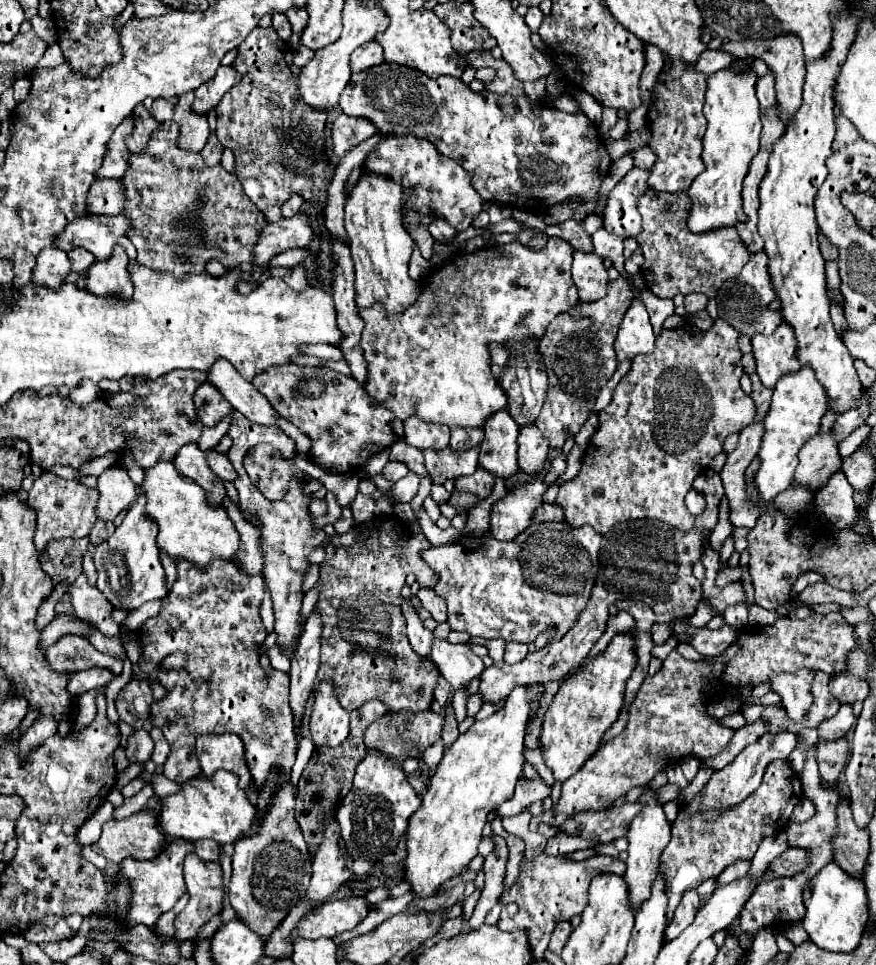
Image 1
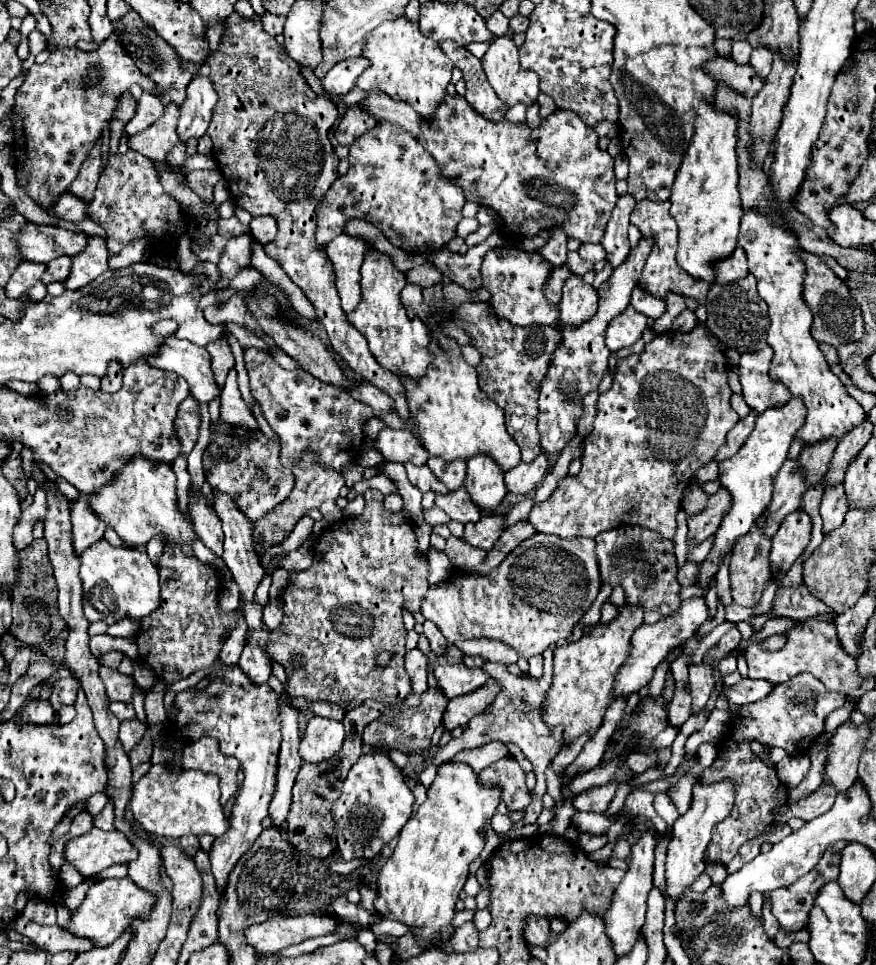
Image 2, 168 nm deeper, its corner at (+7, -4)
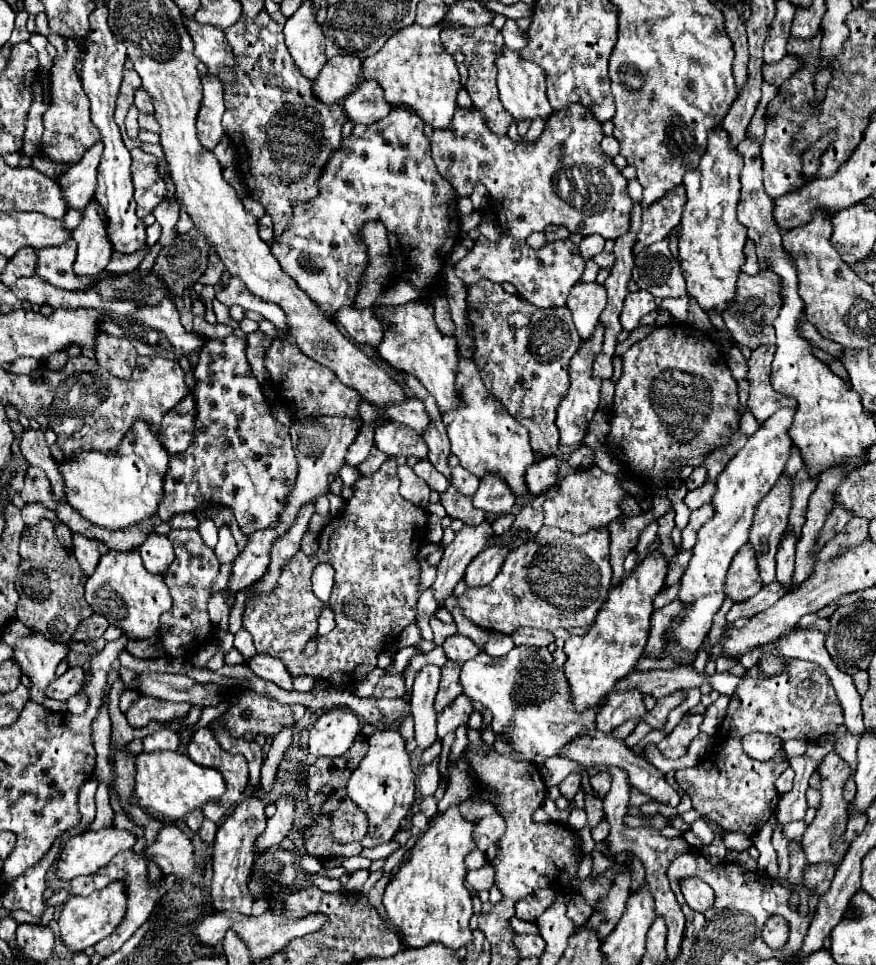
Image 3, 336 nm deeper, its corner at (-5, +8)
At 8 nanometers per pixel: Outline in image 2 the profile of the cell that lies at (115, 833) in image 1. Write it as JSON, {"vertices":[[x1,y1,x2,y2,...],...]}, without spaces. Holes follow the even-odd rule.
{"vertices":[[94,827,88,833,70,839,64,857,84,877,90,877,104,871,106,867,134,861,138,857,138,849,122,831,102,831]]}

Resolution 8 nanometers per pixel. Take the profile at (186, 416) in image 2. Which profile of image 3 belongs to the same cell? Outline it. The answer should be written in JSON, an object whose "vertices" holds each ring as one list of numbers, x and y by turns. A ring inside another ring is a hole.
{"vertices":[[186,395,174,409,168,411,168,415,160,421,160,443,164,451,170,455,180,453,192,443,192,411,196,411,192,403,192,395]]}

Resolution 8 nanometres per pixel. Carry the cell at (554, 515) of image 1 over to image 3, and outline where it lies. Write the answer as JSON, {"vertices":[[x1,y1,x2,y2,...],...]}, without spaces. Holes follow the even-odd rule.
{"vertices":[[500,545,484,549,476,559,472,559,472,563,466,569,466,575,464,575,466,587,488,585,498,575,506,555,508,555,508,551,504,551,504,547,500,547]]}

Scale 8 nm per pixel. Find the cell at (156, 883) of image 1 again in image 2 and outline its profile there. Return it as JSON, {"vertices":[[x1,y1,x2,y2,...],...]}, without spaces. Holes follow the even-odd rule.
{"vertices":[[128,875,122,879,102,879,88,889,86,899,72,915,72,923,68,925,68,931,86,939,96,939,96,945,100,947,110,945,128,929,128,925,134,919,138,917,146,919,154,905,156,905,156,895,136,887,136,883,132,883]]}

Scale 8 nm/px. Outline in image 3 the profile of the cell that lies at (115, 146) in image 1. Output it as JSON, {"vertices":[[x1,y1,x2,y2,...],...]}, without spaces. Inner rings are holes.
{"vertices":[[100,141,90,147,80,163,72,165,64,175,60,175,58,185,62,189,62,199,68,209,82,209,92,199,92,191,96,189,96,163,100,163]]}

